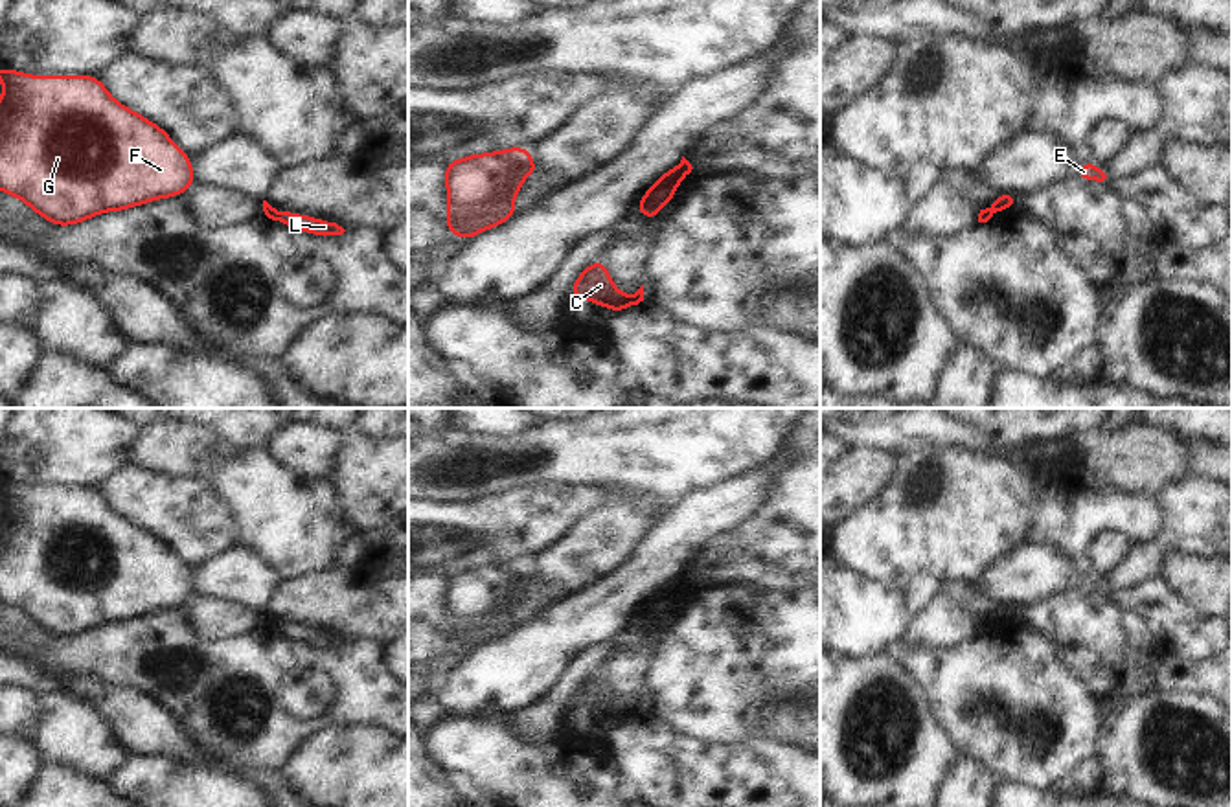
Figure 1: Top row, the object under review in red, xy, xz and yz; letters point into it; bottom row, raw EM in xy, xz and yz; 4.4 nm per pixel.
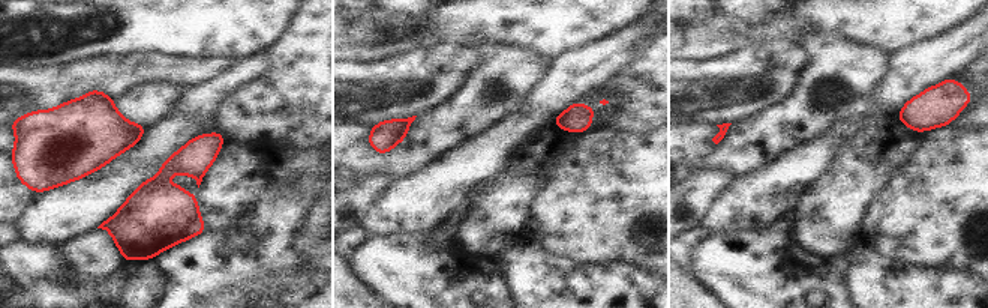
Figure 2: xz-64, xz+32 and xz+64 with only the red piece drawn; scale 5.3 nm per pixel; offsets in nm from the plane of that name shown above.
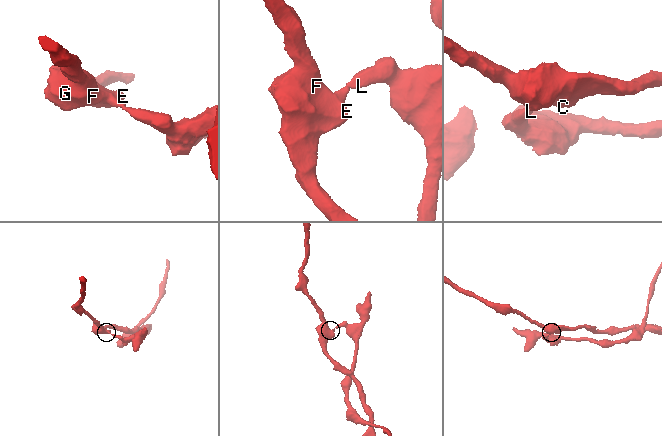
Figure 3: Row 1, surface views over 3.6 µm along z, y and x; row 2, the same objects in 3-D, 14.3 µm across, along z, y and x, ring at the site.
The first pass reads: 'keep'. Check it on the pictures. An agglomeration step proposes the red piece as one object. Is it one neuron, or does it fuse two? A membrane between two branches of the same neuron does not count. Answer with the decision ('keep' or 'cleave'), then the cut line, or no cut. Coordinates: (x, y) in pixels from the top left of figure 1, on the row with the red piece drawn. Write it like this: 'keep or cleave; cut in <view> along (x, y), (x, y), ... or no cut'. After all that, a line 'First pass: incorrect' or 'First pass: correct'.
cleave; cut in xz along (679, 164), (688, 173)
First pass: incorrect

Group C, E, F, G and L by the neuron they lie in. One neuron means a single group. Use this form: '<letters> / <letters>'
C E F G / L

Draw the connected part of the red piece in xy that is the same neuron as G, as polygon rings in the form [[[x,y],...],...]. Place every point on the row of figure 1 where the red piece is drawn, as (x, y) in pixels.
[[[0,68],[0,191],[20,199],[55,226],[186,193],[195,184],[189,154],[142,114],[116,101],[94,75],[31,75]]]

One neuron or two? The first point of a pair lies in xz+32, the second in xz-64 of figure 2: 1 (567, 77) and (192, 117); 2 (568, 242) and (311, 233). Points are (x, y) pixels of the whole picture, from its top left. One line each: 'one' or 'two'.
1: one
2: two

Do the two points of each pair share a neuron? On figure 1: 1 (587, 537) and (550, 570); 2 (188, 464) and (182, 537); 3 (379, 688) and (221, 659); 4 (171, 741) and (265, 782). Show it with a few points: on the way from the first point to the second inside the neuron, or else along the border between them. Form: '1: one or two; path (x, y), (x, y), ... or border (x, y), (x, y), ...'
1: one; path (578, 546), (559, 565)
2: two; border (144, 467), (155, 473), (203, 480)
3: one; path (341, 664), (322, 659), (260, 659)
4: one; path (195, 758), (241, 772)

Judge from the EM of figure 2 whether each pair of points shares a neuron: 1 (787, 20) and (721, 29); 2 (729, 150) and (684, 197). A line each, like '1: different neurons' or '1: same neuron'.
1: same neuron
2: different neurons

